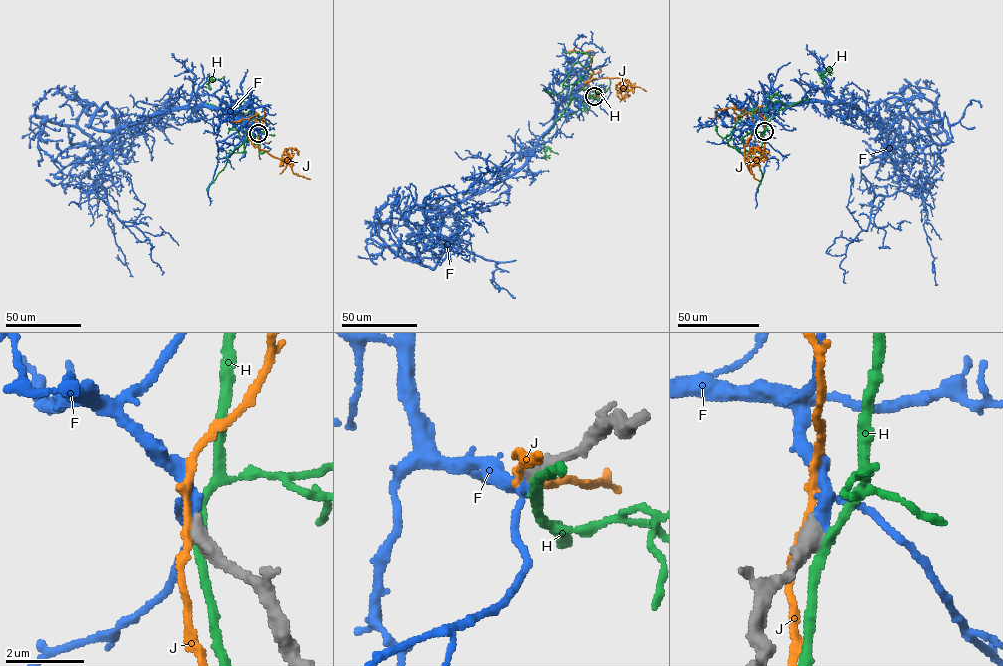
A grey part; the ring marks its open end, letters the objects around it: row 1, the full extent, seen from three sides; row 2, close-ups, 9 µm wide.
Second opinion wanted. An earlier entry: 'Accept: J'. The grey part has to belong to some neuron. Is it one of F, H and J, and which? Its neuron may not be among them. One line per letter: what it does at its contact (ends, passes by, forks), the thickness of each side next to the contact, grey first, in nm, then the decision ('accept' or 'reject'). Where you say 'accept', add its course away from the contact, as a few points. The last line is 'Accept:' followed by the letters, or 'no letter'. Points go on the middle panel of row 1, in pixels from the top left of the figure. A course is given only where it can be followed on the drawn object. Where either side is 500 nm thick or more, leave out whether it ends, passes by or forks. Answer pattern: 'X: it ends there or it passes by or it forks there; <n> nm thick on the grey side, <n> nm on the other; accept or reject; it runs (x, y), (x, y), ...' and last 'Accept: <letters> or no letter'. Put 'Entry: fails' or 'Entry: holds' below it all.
F: it passes by; 460 nm thick on the grey side, 240 nm on the other; accept; it runs (593, 96), (573, 91), (512, 174), (452, 204), (425, 198), (453, 240), (433, 268), (379, 235), (393, 197)
H: 500 nm thick on the grey side, 240 nm on the other; reject
J: it passes by; 460 nm thick on the grey side, 170 nm on the other; reject
Accept: F
Entry: fails

